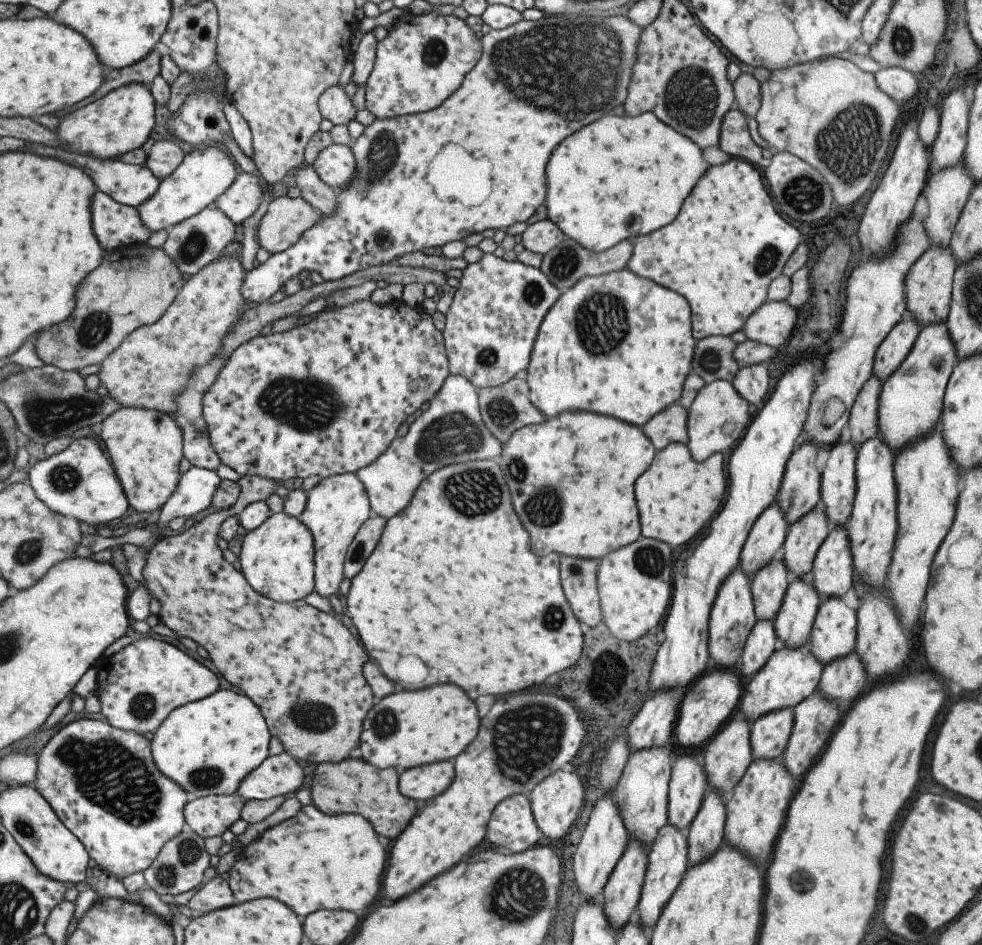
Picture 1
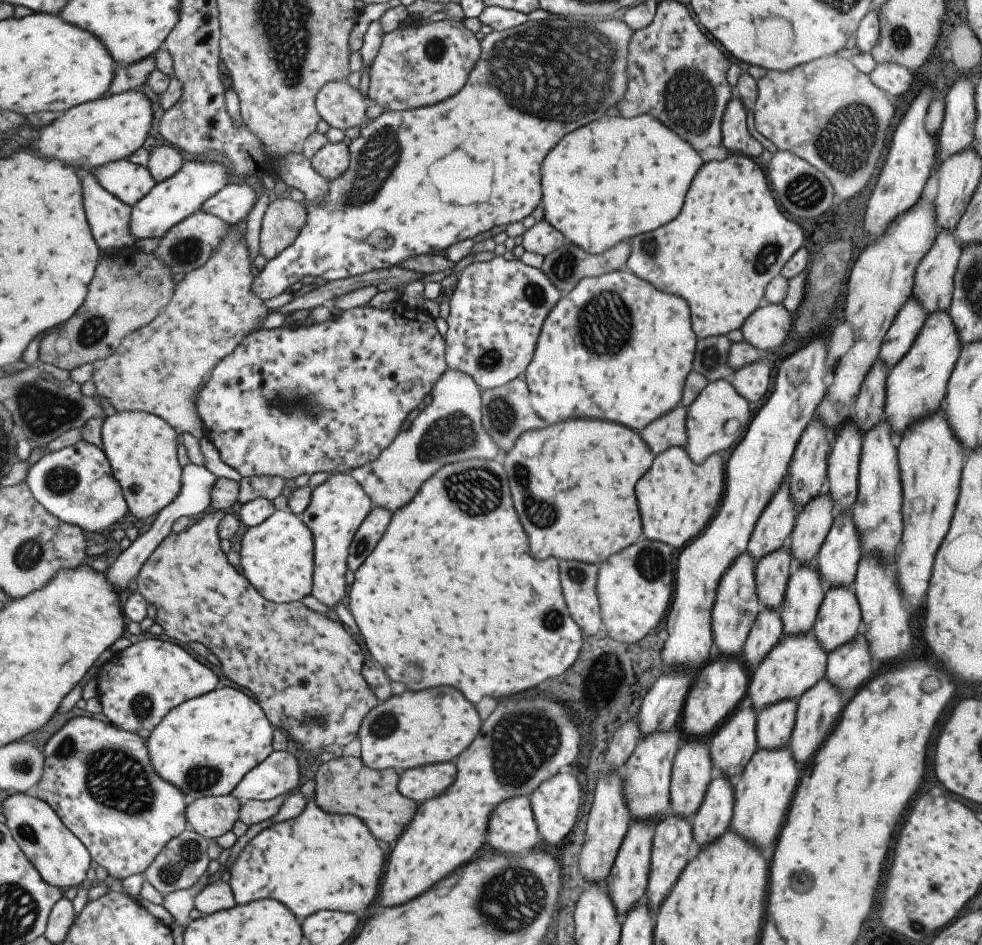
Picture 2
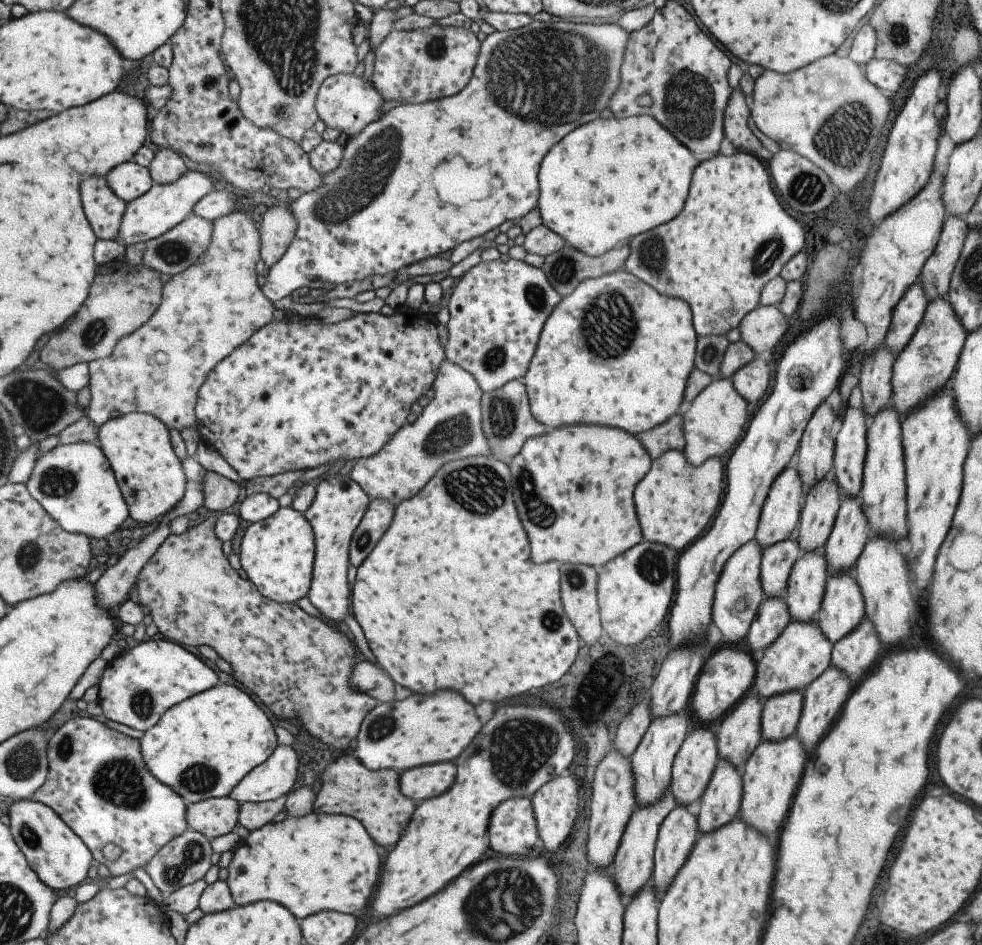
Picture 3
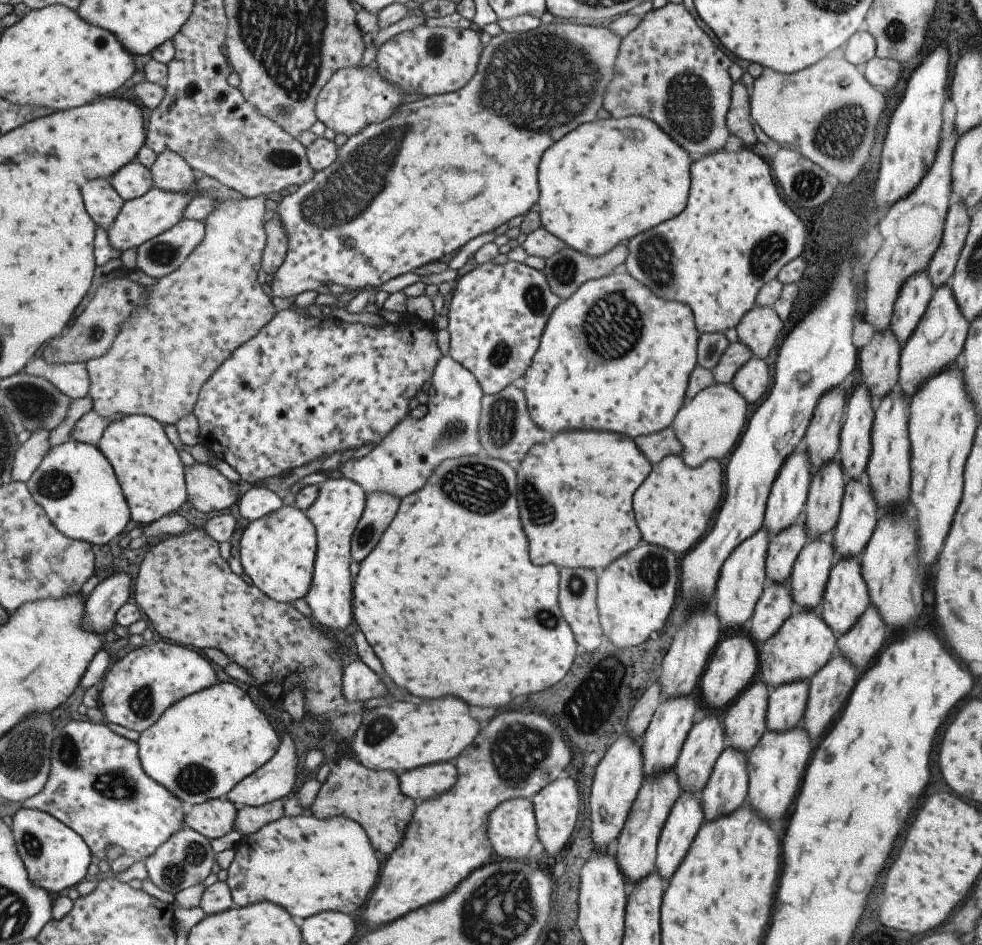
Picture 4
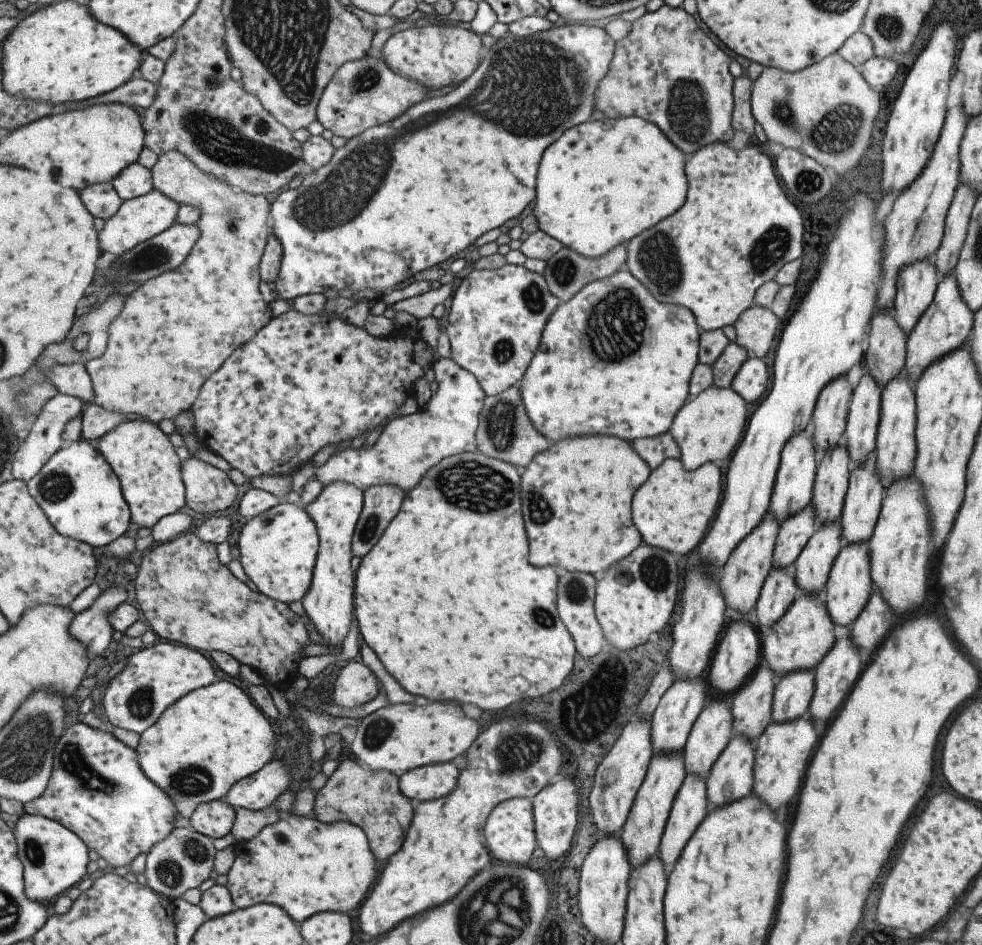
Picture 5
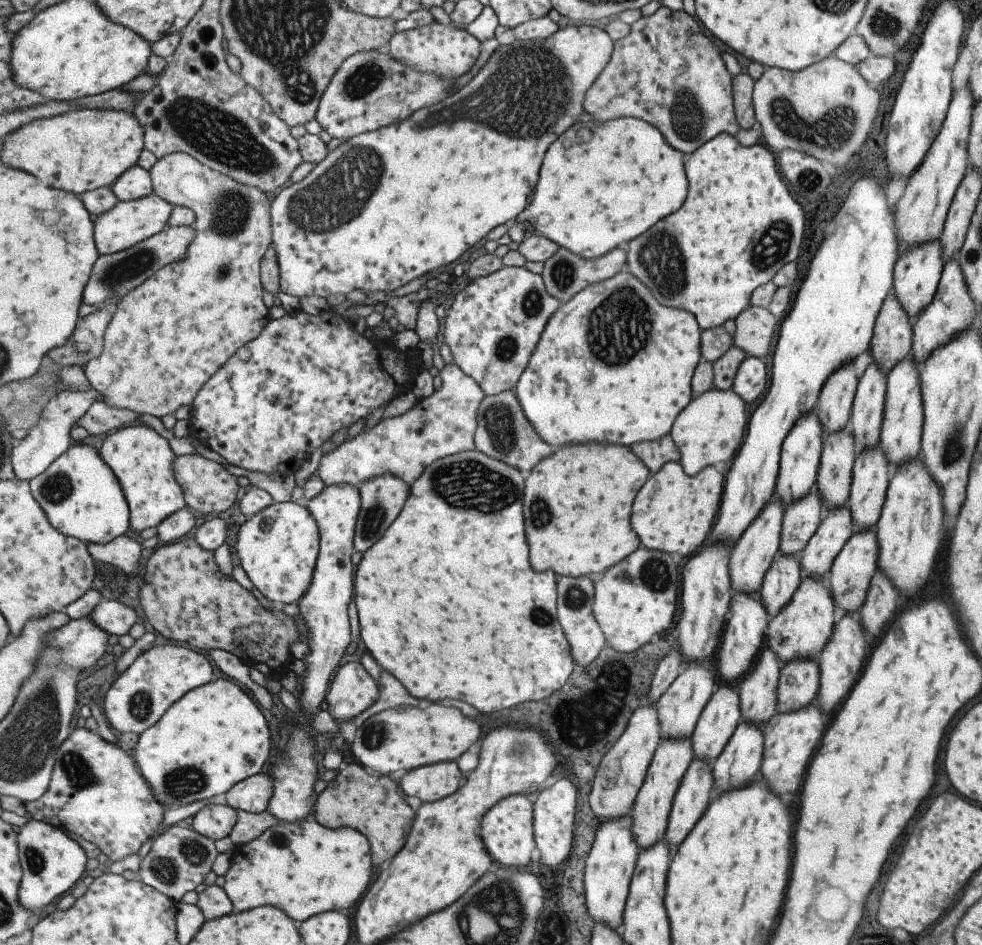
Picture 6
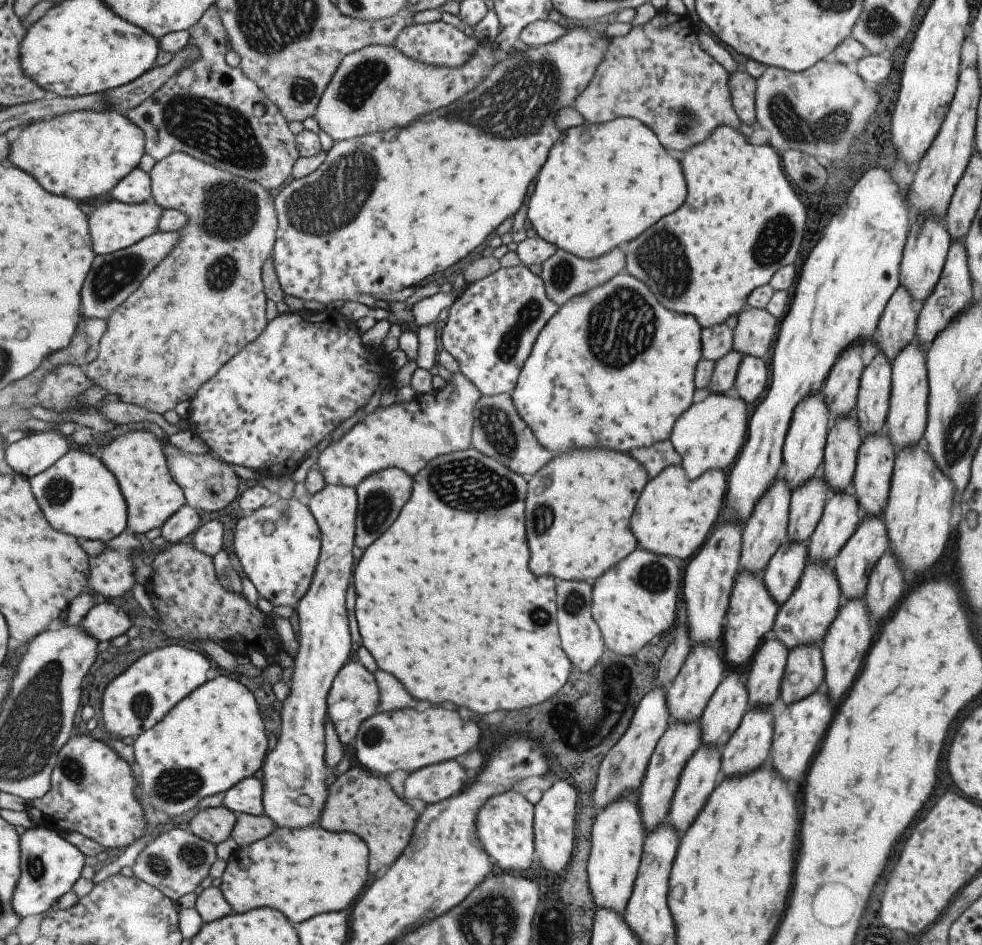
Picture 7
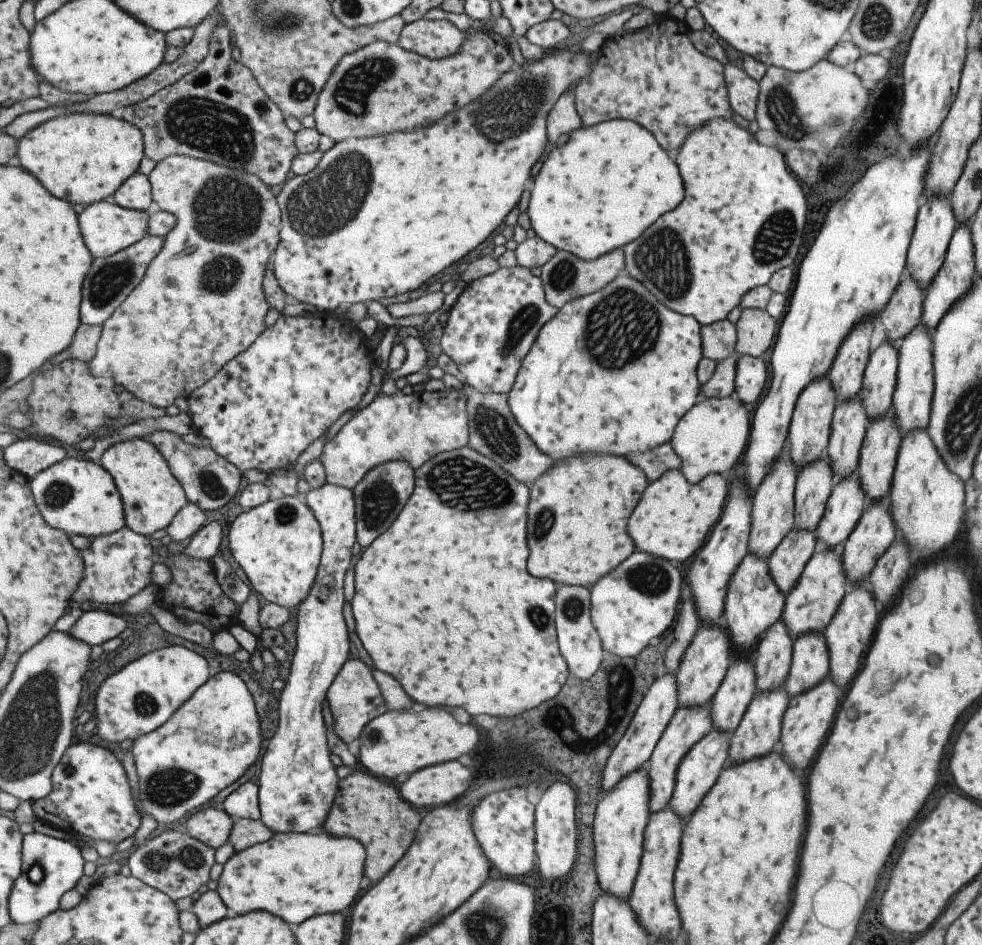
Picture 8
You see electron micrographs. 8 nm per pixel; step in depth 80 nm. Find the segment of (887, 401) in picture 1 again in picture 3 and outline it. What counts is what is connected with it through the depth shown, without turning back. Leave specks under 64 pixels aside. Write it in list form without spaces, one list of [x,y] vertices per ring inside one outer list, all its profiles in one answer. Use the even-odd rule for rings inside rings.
[[[947,298],[929,302],[924,310],[922,321],[910,341],[893,361],[890,407],[898,415],[907,416],[911,410],[948,386],[965,337],[966,330],[956,317]]]

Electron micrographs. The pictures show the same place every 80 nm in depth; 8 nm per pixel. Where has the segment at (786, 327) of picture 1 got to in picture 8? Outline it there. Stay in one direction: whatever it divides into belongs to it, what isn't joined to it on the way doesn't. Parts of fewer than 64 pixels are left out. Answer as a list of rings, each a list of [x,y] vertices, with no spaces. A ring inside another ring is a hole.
[[[742,309],[736,322],[735,354],[758,357],[771,346],[777,322],[765,309]]]

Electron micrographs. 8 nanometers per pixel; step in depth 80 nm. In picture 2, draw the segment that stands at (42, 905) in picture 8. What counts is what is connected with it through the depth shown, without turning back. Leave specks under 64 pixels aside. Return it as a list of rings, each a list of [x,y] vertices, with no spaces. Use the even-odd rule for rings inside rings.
[[[10,793],[2,801],[1,810],[13,840],[47,884],[71,888],[81,883],[91,862],[90,854],[46,802],[28,793]]]

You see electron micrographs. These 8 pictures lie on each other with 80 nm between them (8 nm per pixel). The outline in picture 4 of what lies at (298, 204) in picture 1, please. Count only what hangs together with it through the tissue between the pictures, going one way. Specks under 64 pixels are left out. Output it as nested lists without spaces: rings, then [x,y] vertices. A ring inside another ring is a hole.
[[[279,218],[263,224],[265,228],[265,247],[260,257],[260,268],[267,275],[273,275],[283,262],[287,250],[287,237]]]

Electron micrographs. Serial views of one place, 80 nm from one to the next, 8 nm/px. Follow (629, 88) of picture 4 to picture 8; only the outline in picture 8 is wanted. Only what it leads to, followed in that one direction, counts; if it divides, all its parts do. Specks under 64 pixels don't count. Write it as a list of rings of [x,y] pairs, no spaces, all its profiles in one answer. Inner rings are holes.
[[[659,15],[651,24],[636,31],[607,36],[593,63],[592,71],[574,88],[573,104],[582,126],[591,126],[611,119],[629,119],[648,130],[667,153],[673,155],[685,137],[703,127],[707,120],[731,120],[724,66],[699,53],[687,37],[687,26],[671,16]]]

